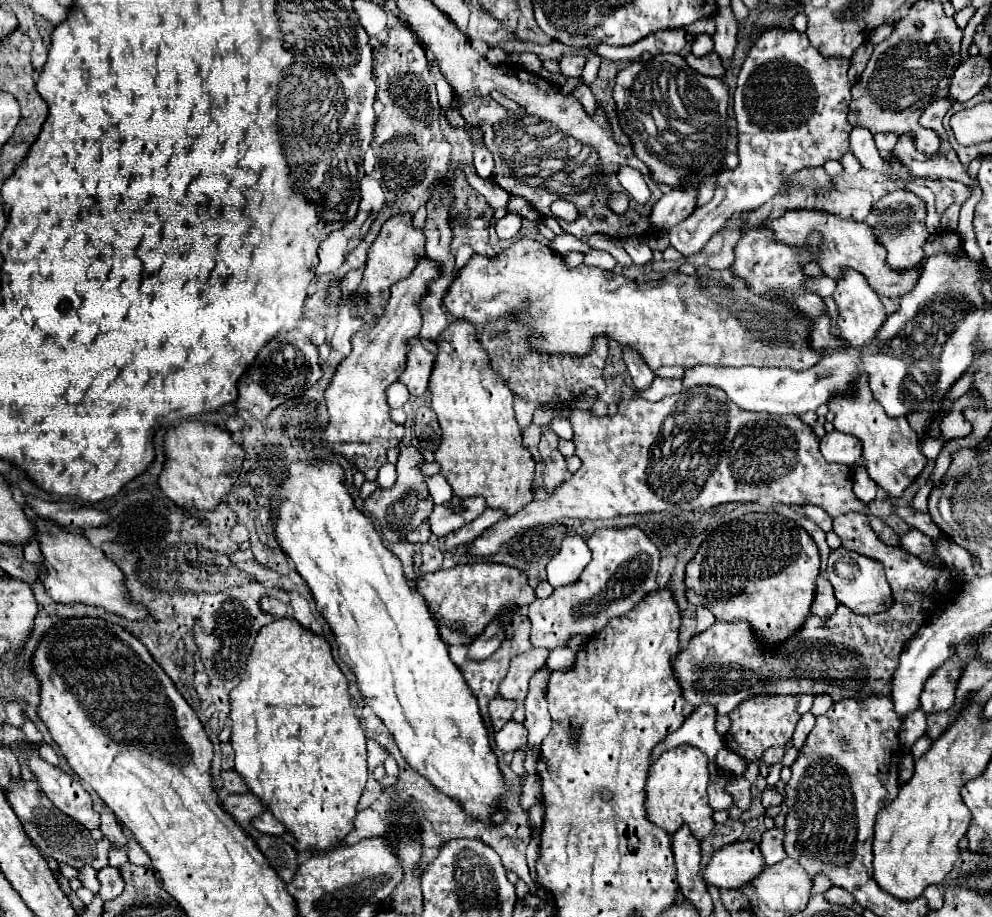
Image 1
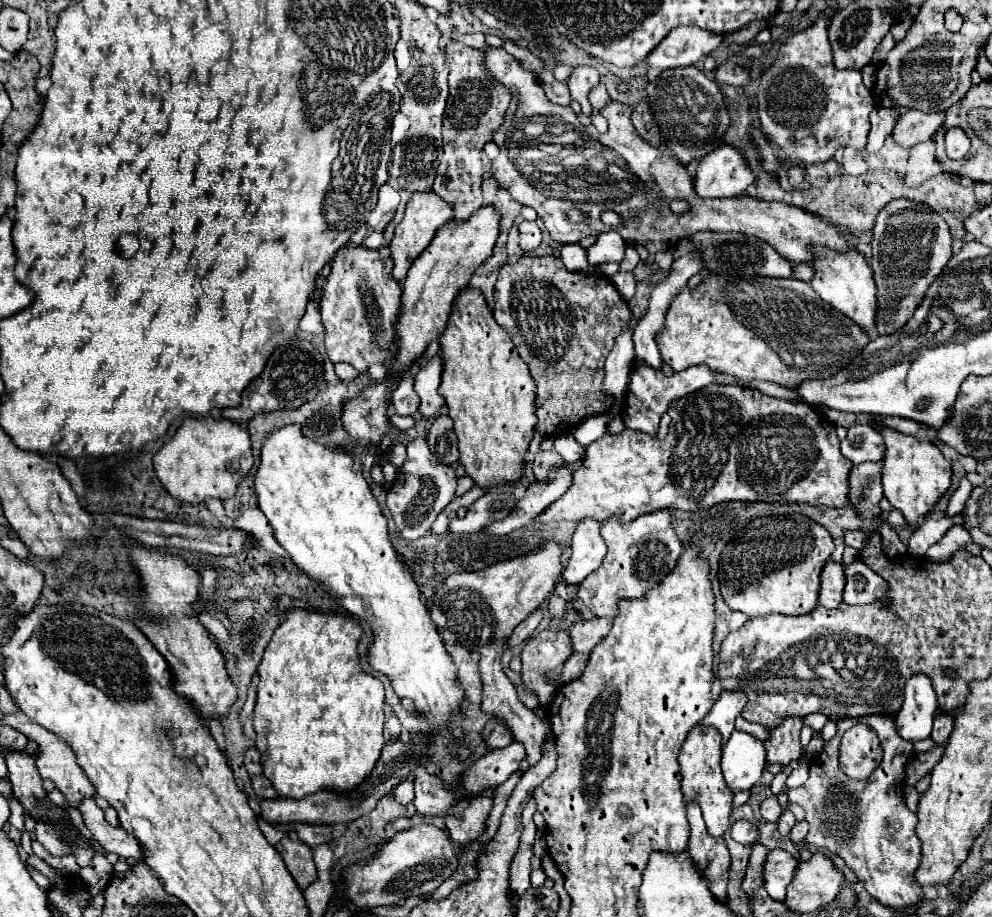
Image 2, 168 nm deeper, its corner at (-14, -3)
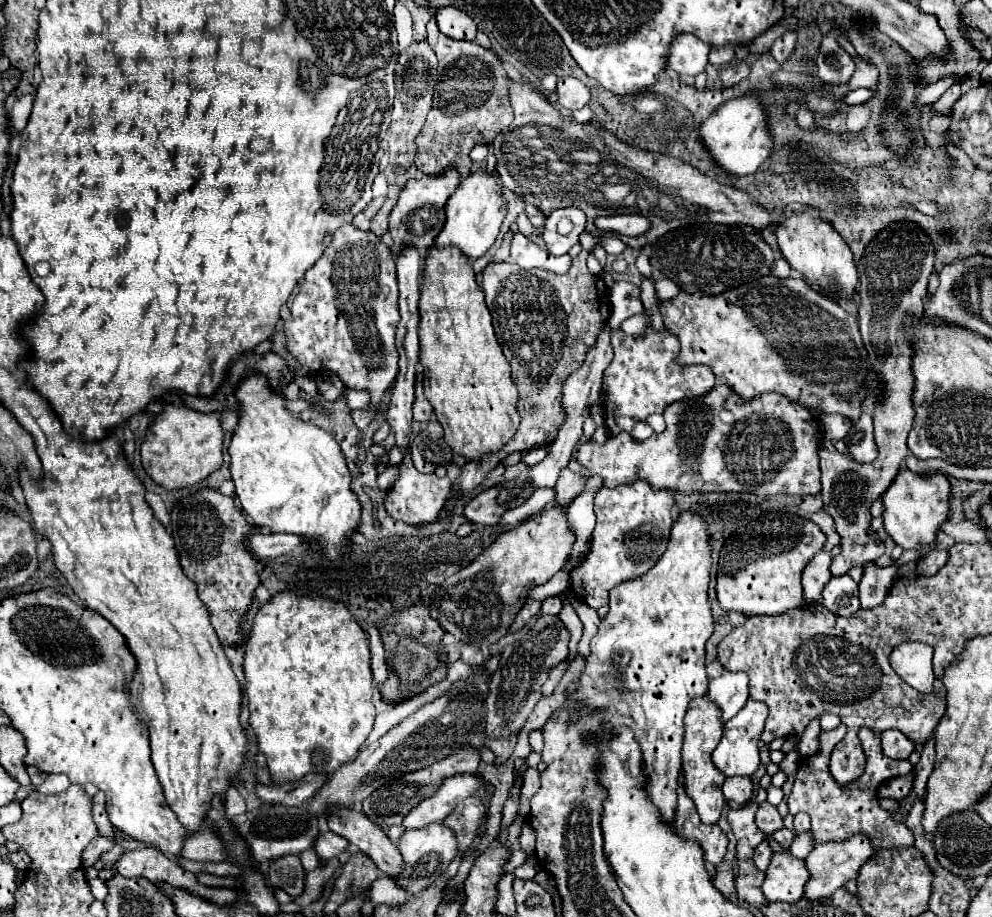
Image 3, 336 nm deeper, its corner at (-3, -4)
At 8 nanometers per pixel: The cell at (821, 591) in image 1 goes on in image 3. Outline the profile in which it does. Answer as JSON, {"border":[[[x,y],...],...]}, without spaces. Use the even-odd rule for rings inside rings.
{"border":[[[819,552],[803,570],[803,596],[807,604],[821,604],[821,590],[831,580],[831,554]]]}

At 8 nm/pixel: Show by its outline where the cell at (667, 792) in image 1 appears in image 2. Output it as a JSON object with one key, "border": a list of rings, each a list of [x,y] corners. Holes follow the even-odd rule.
{"border":[[[696,725],[688,739],[684,741],[678,763],[680,763],[680,773],[682,773],[682,795],[684,801],[696,801],[702,809],[708,833],[712,837],[722,837],[724,831],[730,827],[730,811],[732,811],[732,791],[726,787],[726,781],[720,771],[720,755],[722,755],[722,745],[720,745],[720,733],[710,727],[700,727]]]}

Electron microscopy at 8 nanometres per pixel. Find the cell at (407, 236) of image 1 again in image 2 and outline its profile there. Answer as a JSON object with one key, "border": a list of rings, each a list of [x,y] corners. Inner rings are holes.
{"border":[[[414,193],[412,199],[406,205],[406,215],[404,219],[396,225],[394,229],[394,237],[390,243],[390,257],[392,257],[392,277],[396,281],[404,281],[406,273],[410,269],[410,265],[414,263],[414,259],[430,245],[434,233],[446,225],[448,221],[452,221],[452,209],[448,203],[444,203],[442,199],[438,199],[434,193]]]}

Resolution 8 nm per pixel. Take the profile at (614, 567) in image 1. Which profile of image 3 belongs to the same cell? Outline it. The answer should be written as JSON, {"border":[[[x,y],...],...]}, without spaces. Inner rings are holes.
{"border":[[[633,482],[617,488],[603,488],[595,496],[597,524],[591,536],[589,554],[571,570],[571,590],[591,608],[609,602],[609,590],[629,578],[645,574],[663,556],[673,526],[675,490],[655,490],[649,482]]]}

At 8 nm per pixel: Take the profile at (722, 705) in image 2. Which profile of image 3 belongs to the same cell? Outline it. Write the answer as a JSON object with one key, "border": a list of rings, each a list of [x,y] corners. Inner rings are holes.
{"border":[[[725,670],[719,678],[709,680],[707,696],[723,710],[723,722],[731,720],[747,702],[747,674]]]}

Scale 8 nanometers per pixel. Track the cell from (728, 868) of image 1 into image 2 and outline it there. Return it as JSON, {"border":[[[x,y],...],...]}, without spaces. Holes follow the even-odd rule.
{"border":[[[772,849],[764,861],[764,871],[762,871],[762,879],[764,879],[764,889],[768,891],[768,895],[772,899],[784,901],[786,895],[786,887],[794,877],[798,859],[792,857],[788,851],[782,849]]]}

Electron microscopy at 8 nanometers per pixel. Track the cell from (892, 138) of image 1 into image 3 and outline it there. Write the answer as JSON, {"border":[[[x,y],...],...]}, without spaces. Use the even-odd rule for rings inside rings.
{"border":[[[951,86],[935,104],[933,104],[933,108],[935,108],[935,112],[939,112],[939,114],[945,114],[945,112],[949,112],[951,110],[951,106],[959,100],[959,96],[961,96],[961,86]]]}

